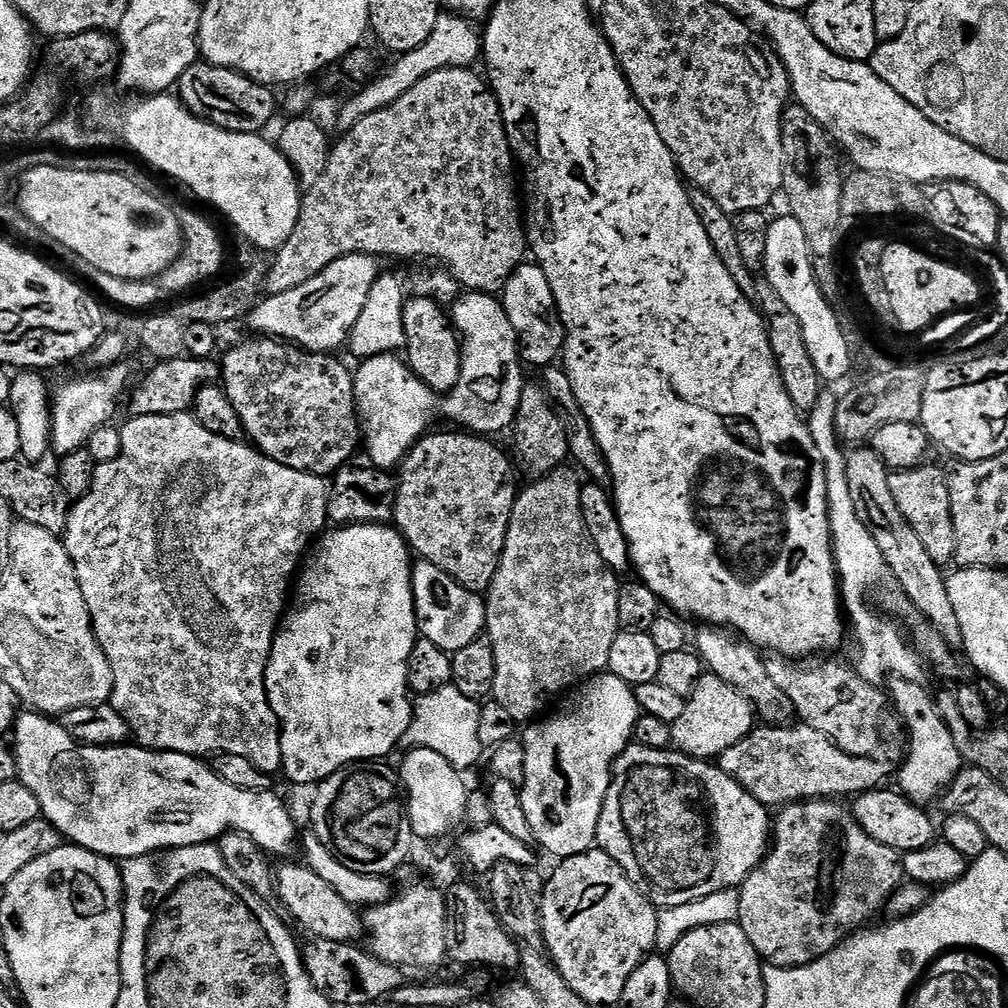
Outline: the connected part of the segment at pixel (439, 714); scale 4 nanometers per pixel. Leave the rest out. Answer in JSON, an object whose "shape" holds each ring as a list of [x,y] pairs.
{"shape":[[[447,687],[434,690],[434,694],[426,694],[415,701],[412,709],[412,721],[402,734],[400,748],[409,750],[425,747],[442,754],[461,774],[467,773],[485,755],[486,750],[482,742],[478,742],[478,718],[480,717],[480,704],[475,700],[466,698],[457,688]]]}

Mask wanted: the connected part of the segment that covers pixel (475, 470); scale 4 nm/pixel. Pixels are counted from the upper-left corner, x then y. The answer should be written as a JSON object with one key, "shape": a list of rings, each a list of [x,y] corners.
{"shape":[[[464,430],[452,431],[456,432],[433,431],[421,436],[399,465],[394,524],[419,559],[440,567],[470,591],[484,594],[498,570],[506,546],[506,534],[518,495],[518,472],[513,457],[509,453],[507,456],[498,445],[491,444],[488,441],[491,439]]]}

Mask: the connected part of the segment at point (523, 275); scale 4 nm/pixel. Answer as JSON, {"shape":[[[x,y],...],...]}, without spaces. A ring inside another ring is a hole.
{"shape":[[[525,262],[514,270],[510,282],[504,287],[502,303],[510,326],[516,331],[521,361],[525,365],[533,364],[537,370],[555,365],[564,350],[564,323],[554,302],[554,290],[550,290],[550,282],[546,282],[546,274],[542,274],[539,264]]]}

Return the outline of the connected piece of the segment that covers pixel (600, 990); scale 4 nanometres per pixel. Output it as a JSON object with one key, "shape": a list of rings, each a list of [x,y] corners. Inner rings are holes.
{"shape":[[[589,850],[577,856],[566,856],[557,864],[560,865],[553,870],[552,877],[547,877],[538,900],[540,930],[547,955],[562,978],[566,978],[566,986],[570,986],[578,998],[586,998],[586,1002],[594,1006],[619,1005],[630,974],[634,974],[644,959],[653,955],[658,938],[657,909],[633,886],[618,862],[602,851]]]}

